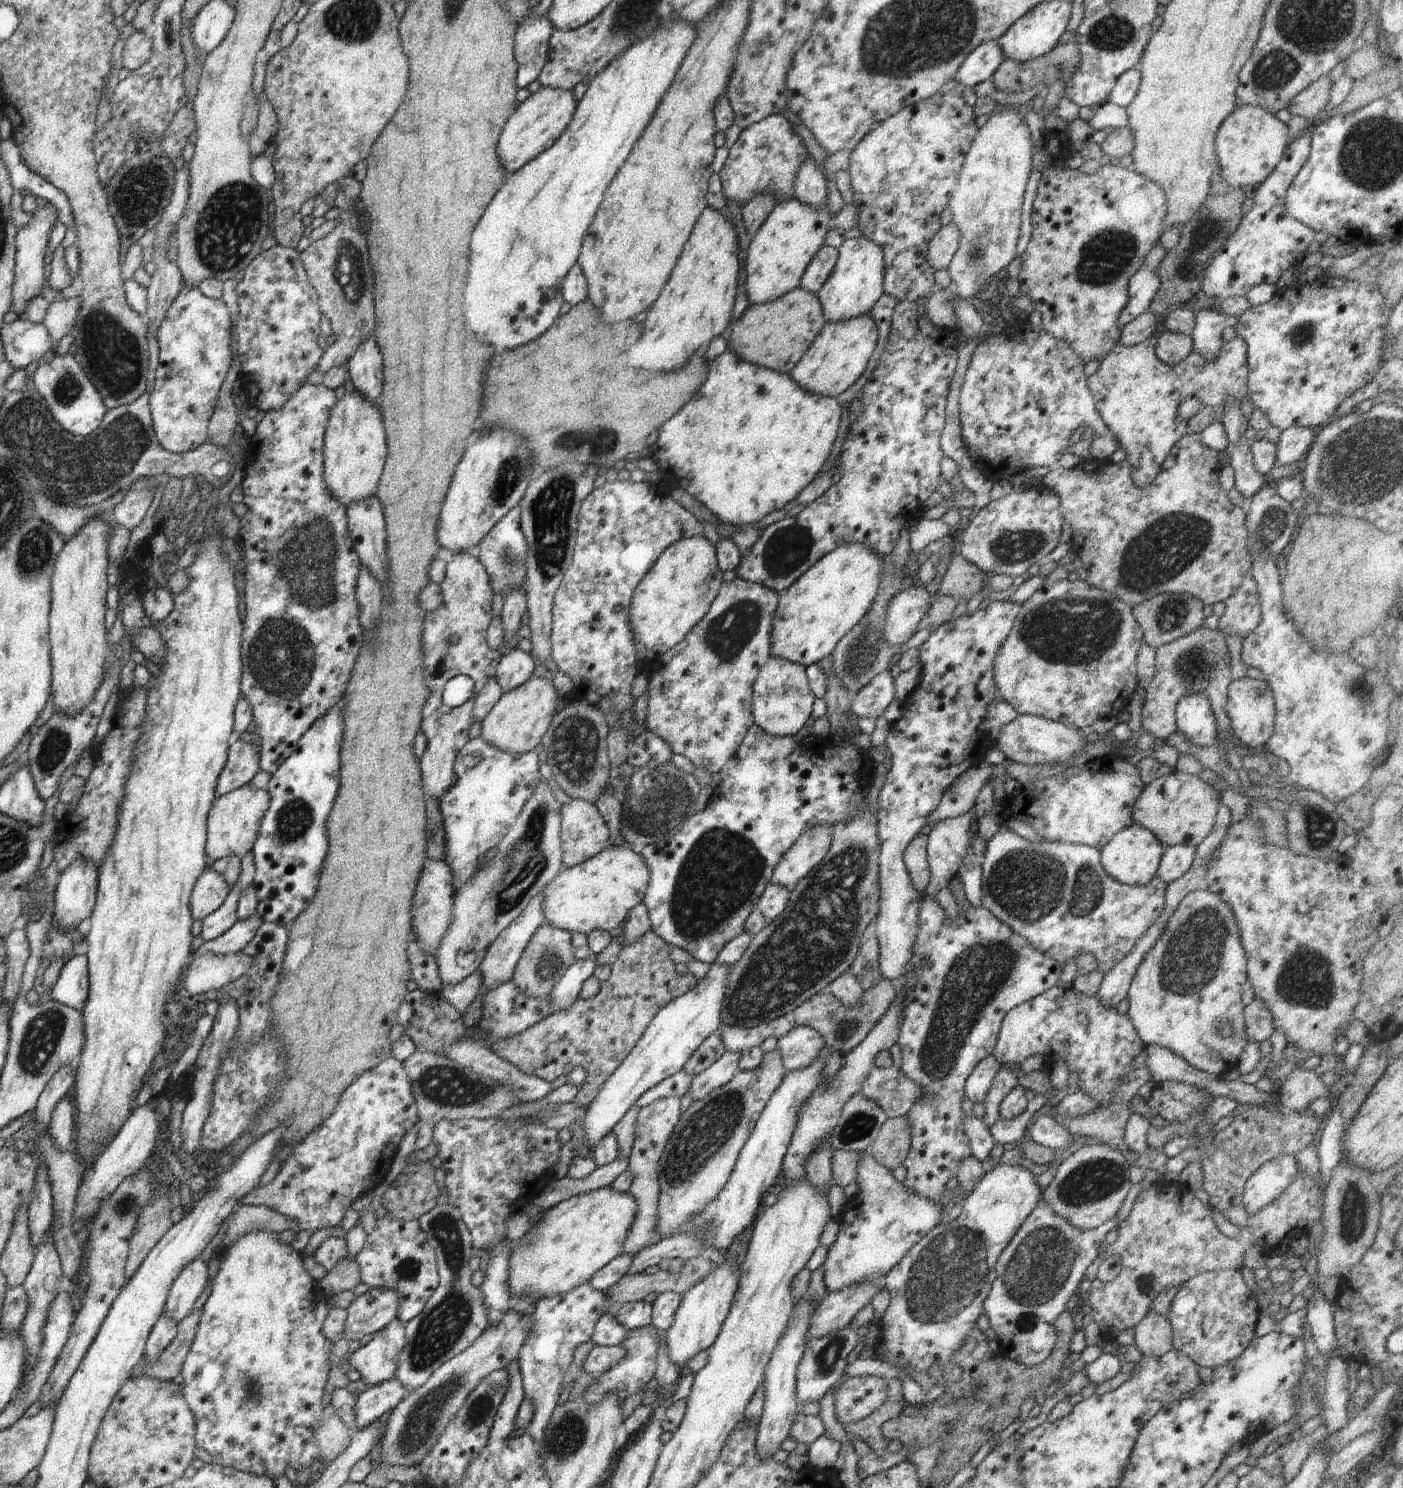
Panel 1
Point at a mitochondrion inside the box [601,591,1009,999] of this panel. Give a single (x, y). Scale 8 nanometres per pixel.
(721, 872)

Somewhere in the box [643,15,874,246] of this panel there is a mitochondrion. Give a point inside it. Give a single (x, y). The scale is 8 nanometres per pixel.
(759, 52)

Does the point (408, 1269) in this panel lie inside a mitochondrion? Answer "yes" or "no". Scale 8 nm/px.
yes

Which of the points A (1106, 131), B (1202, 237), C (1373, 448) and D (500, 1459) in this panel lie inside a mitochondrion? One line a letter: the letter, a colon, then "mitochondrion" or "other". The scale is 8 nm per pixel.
A: other
B: mitochondrion
C: mitochondrion
D: other

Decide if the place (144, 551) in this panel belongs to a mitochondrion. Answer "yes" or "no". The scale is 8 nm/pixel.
no

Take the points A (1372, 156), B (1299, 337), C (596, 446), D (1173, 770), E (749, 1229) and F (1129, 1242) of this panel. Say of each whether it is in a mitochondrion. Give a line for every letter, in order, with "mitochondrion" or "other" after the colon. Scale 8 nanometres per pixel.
A: mitochondrion
B: mitochondrion
C: mitochondrion
D: other
E: other
F: other

